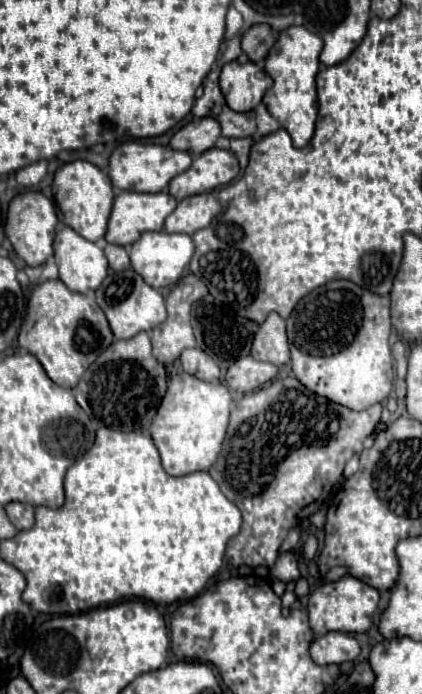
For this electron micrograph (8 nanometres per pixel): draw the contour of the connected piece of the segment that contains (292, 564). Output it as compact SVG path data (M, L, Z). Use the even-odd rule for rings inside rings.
M280 553L274 567L270 569L270 575L284 583L296 581L300 577L300 569L298 569L298 561L296 561L294 553Z

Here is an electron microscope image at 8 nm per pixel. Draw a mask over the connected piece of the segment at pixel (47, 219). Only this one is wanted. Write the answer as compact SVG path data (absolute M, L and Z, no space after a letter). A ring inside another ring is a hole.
M28 191L22 195L16 195L10 201L10 209L8 209L8 221L6 221L6 237L10 239L16 255L20 259L26 261L26 265L30 267L38 267L42 263L46 263L48 257L52 257L52 241L54 241L54 233L56 233L56 225L58 225L58 217L56 217L56 207L54 201L44 197L40 191Z

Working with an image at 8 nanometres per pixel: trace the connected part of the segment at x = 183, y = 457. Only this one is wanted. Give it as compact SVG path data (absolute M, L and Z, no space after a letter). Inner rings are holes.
M188 373L170 377L168 391L150 425L150 435L160 451L162 467L168 475L208 471L216 463L228 429L230 403L232 395L222 383L206 383Z

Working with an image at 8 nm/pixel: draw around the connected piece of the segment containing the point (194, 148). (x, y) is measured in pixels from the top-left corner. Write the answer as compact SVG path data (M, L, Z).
M202 117L194 119L188 125L184 125L180 131L174 133L170 139L170 147L178 151L188 151L194 157L214 147L216 139L220 137L220 125L214 117Z

